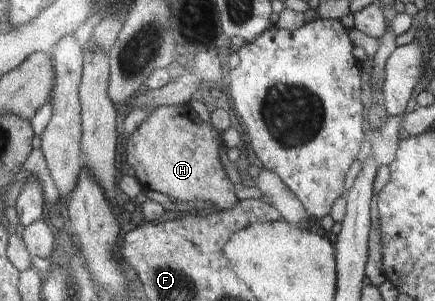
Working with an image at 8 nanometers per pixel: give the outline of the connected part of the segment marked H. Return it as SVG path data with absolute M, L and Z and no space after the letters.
M193 104L161 106L152 110L147 121L133 135L128 136L127 162L145 189L164 193L175 202L211 201L221 210L231 209L239 199L235 195L235 185L227 177L219 159L219 145L224 146L219 137L220 132L215 131L211 125L203 123L199 116L195 115Z

